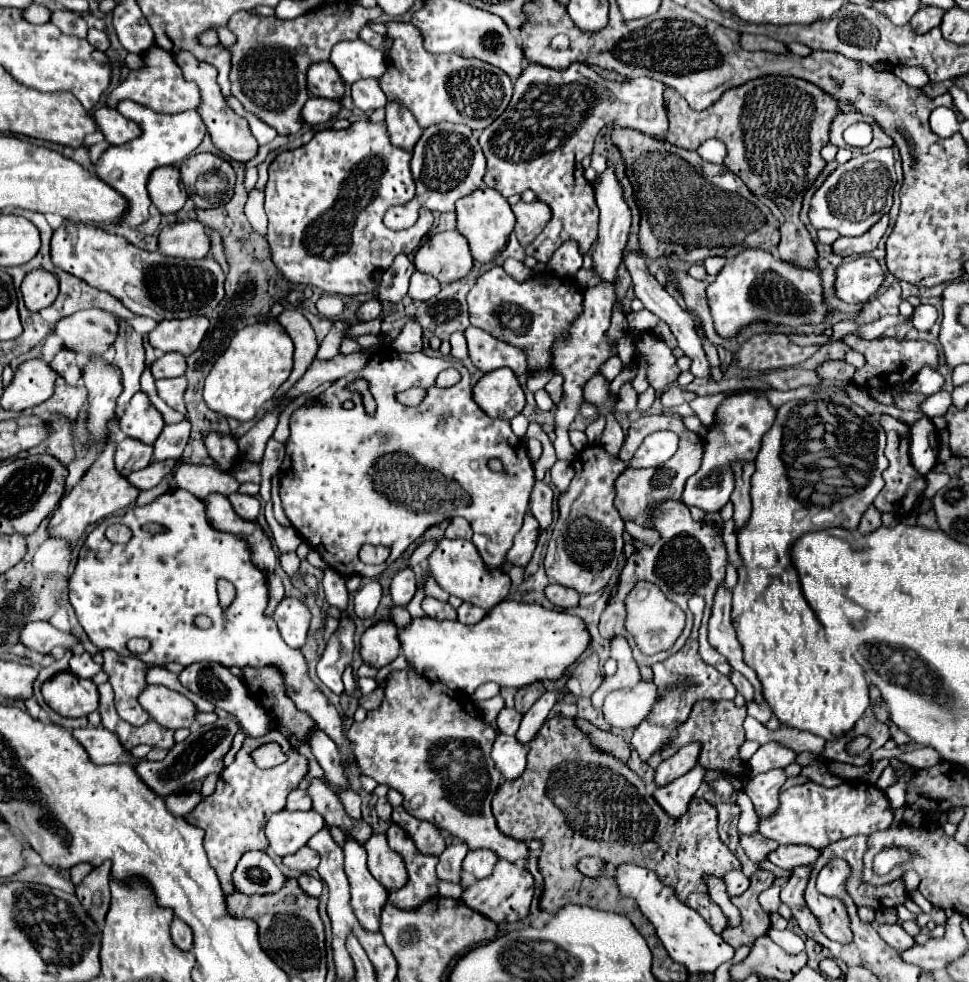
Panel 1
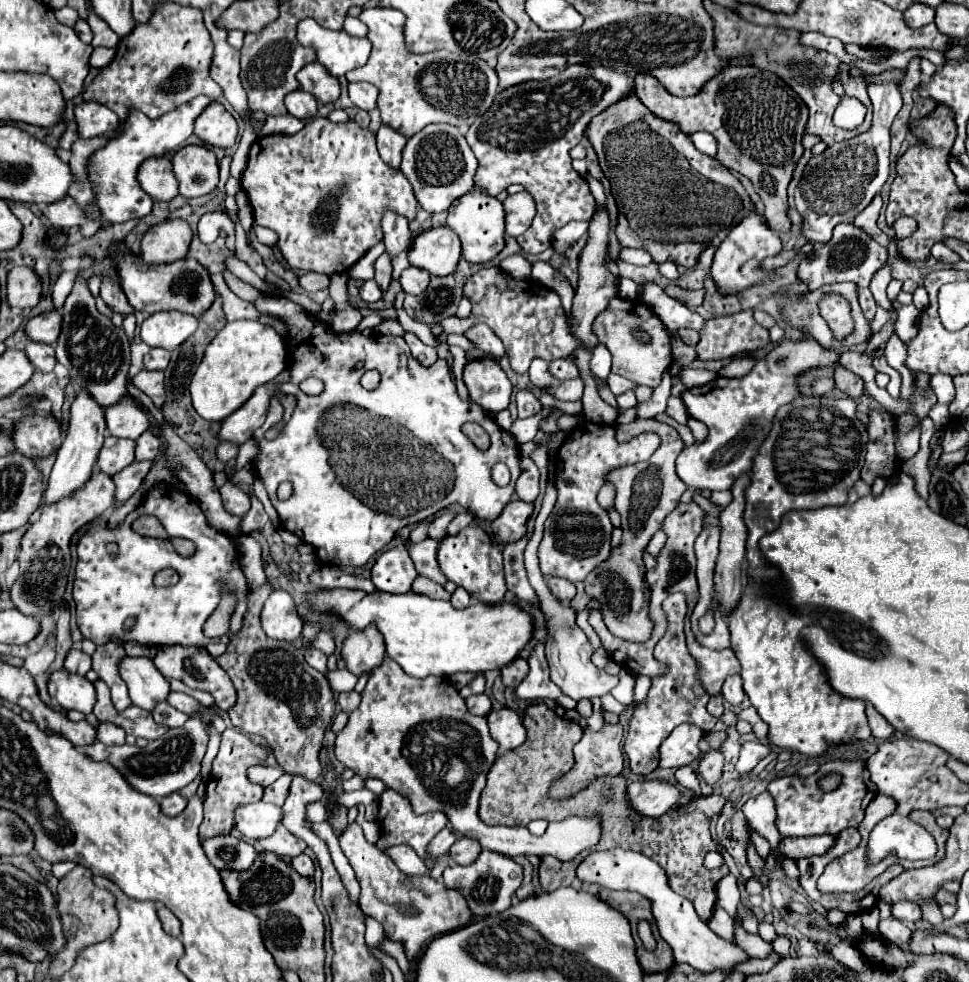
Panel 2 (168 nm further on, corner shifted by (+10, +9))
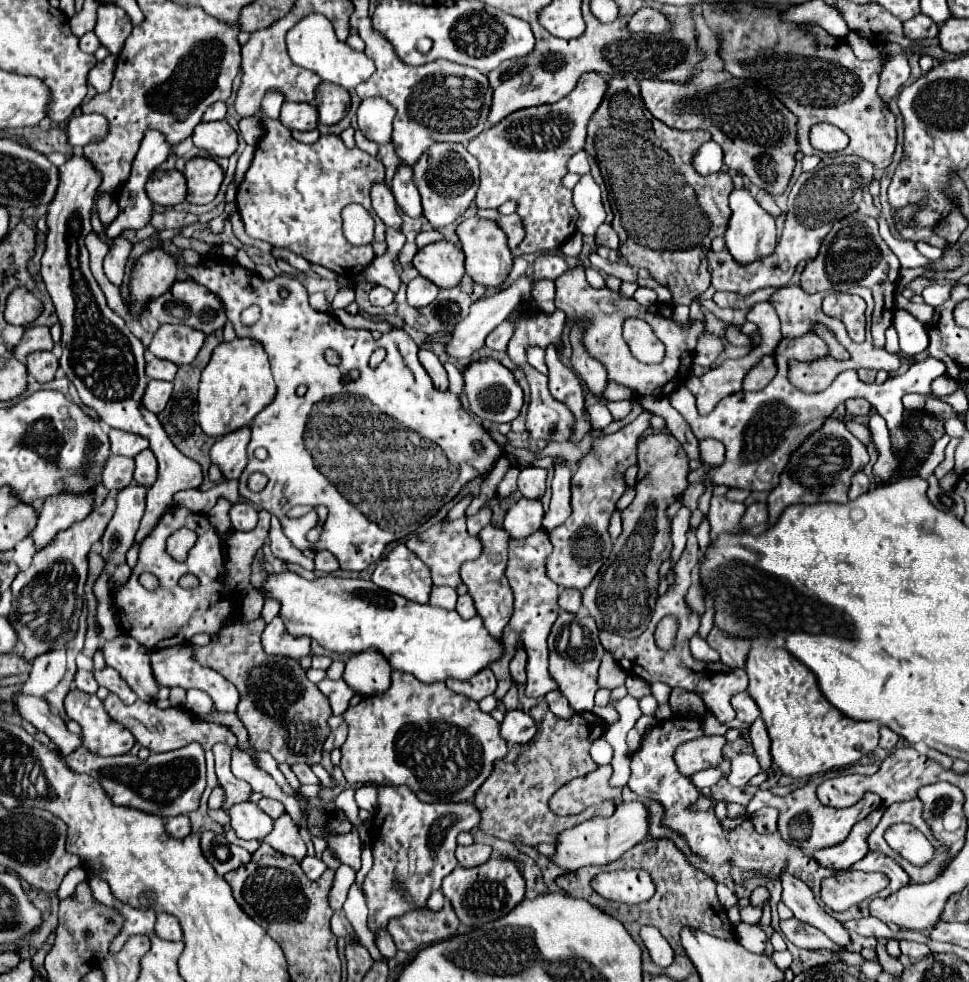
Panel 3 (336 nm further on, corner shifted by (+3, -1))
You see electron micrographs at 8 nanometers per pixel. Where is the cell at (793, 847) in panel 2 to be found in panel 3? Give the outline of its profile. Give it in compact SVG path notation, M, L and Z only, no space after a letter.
M882 809L872 811L866 819L862 819L860 823L856 823L852 827L850 835L840 845L834 845L834 847L828 847L828 849L818 849L818 851L812 853L812 857L822 867L828 867L828 869L838 871L838 869L852 867L858 859L862 859L862 855L866 855L866 851L868 851L866 839L876 829L882 813L884 813Z

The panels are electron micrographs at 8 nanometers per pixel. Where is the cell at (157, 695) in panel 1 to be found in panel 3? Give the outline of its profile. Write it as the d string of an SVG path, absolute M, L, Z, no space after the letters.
M120 635L114 641L104 643L102 647L106 665L116 669L122 679L130 685L130 689L138 695L140 701L156 701L158 699L158 683L154 679L150 667L150 651L146 647L134 643L128 635Z

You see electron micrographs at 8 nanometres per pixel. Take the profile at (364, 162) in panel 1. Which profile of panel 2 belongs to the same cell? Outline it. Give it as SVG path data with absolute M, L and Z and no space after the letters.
M317 117L295 135L275 133L255 139L241 175L241 189L253 209L253 223L269 227L279 235L277 247L287 263L293 269L319 271L325 275L347 271L383 239L381 217L385 209L393 209L409 221L415 219L417 211L411 183L401 171L383 163L375 145L375 135L369 129L361 129L355 121L337 125Z

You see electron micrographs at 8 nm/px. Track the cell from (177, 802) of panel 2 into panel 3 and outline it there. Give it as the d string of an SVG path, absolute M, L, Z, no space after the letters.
M176 815L176 817L166 819L166 831L168 831L168 835L172 835L176 839L182 839L186 833L190 833L188 815Z

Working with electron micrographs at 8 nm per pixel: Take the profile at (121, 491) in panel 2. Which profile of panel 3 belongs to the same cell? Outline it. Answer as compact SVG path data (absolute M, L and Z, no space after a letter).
M130 483L126 489L116 493L116 503L116 513L102 537L102 557L110 567L126 561L124 555L134 543L134 533L144 515L146 487Z

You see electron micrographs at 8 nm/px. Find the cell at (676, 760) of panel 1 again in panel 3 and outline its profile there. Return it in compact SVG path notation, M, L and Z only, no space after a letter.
M704 735L700 739L682 743L674 753L674 761L678 765L678 771L682 775L690 777L698 771L718 767L718 763L722 761L724 743L726 743L726 739L716 737L716 735Z

